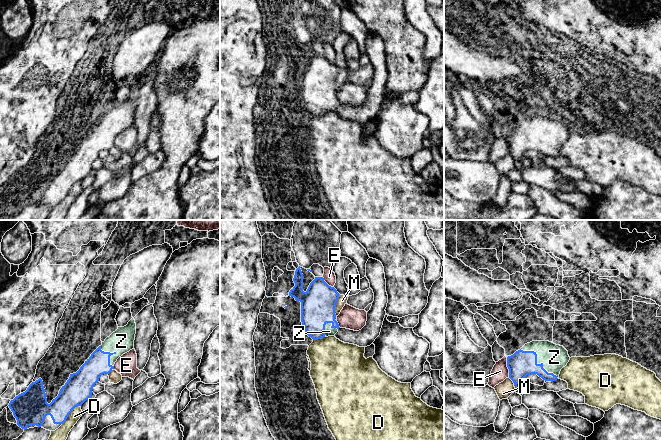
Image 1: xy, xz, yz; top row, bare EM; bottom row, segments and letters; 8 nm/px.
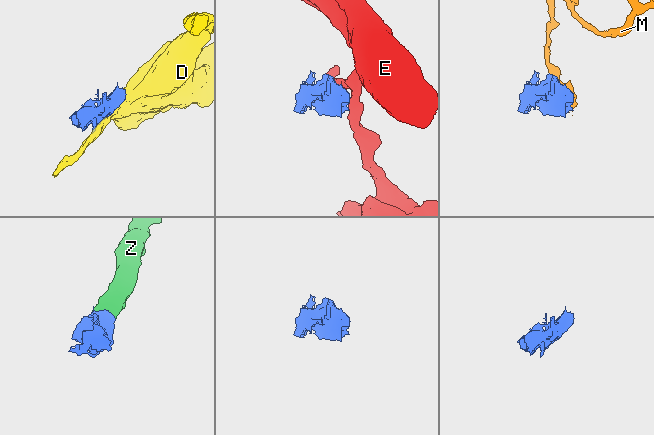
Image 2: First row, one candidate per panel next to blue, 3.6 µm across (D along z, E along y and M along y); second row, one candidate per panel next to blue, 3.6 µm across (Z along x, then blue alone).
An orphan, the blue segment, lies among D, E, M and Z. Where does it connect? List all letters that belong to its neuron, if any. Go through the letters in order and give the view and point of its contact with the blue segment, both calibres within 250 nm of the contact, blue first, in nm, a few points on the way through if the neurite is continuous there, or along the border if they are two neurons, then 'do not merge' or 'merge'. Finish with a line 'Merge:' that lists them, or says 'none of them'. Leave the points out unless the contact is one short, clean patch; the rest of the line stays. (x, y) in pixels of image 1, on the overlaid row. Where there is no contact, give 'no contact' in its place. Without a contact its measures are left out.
D: meets blue in xy at (69, 413); 220 nm thick on the blue side, 100 nm on the other; do not merge
E: meets blue in yz at (507, 366); 200 nm thick on the blue side, 140 nm on the other; do not merge
M: meets blue in xz at (335, 305); 280 nm thick on the blue side, 80 nm on the other; do not merge
Z: meets blue in yz at (536, 362); 200 nm thick on the blue side, 220 nm on the other; runs through yz (522, 363), (536, 362), (540, 358), (554, 357); merge
Merge: Z

